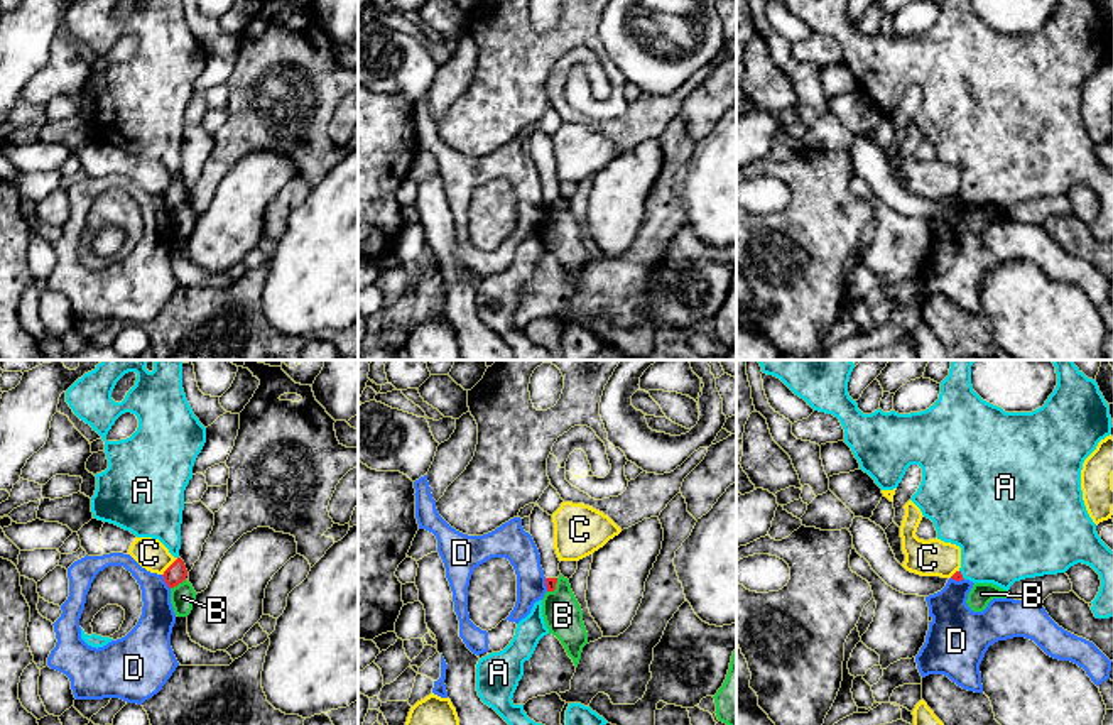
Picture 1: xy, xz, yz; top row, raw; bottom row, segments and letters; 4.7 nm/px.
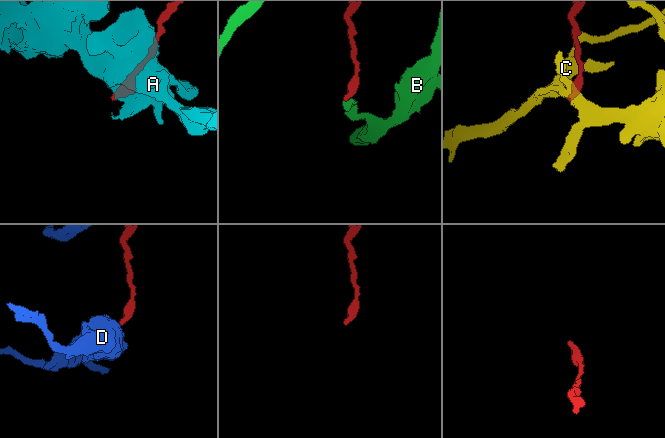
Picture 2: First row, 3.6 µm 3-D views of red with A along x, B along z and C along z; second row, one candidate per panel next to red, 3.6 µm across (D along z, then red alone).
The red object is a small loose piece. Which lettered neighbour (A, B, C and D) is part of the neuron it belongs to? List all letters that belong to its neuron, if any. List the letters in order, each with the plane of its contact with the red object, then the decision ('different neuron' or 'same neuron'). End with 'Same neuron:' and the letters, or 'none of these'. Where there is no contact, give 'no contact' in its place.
A: yz | different neuron
B: xy | different neuron
C: xy | different neuron
D: xy | different neuron
Same neuron: none of these

